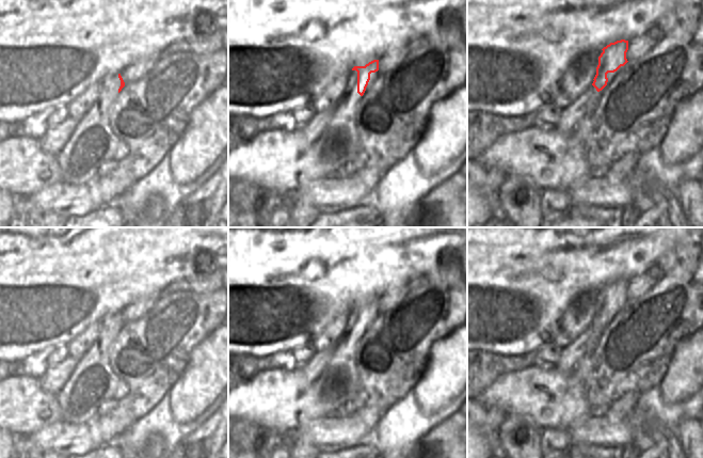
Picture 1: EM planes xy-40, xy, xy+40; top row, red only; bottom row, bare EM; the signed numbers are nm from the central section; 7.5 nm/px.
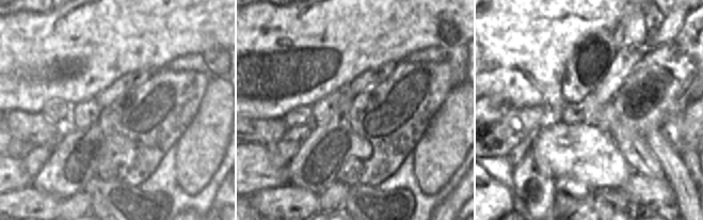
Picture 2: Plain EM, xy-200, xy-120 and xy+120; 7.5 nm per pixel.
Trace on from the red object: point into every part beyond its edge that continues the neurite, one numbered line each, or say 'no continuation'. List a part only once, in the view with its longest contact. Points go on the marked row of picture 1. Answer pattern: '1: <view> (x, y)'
1: xy (338, 141).

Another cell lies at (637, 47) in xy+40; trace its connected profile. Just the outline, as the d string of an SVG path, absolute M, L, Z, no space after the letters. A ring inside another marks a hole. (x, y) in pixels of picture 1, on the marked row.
M655 26L648 30L642 36L628 41L628 50L626 59L628 62L634 62L656 47L665 37L662 30Z

